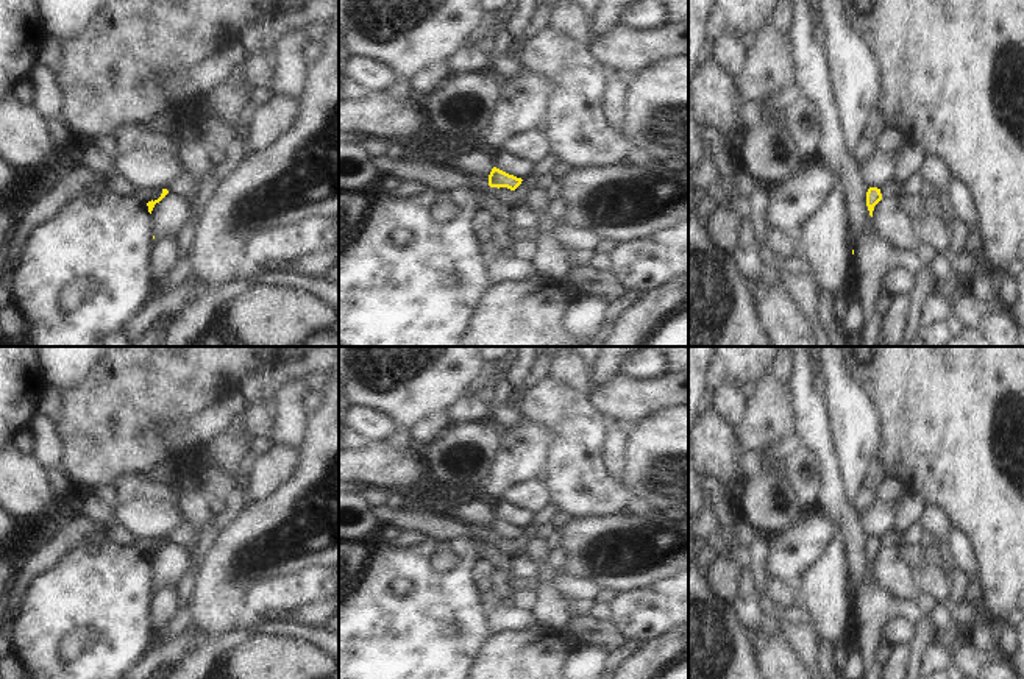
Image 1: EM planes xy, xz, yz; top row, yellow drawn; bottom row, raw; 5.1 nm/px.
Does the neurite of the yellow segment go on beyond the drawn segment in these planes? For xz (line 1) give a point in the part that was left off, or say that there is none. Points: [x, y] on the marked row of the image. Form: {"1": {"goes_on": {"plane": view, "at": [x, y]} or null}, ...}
{"1": {"goes_on": null}}

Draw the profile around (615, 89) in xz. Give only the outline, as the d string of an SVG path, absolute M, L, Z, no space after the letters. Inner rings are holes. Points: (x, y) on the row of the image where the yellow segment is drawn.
M609 72L607 76L607 84L604 89L604 101L603 101L603 112L606 117L606 122L620 134L623 130L623 101L626 98L626 86L628 86L628 78Z

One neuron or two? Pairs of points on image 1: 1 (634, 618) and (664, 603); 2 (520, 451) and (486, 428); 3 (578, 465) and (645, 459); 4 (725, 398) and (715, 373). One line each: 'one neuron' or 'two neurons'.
1: one neuron
2: two neurons
3: two neurons
4: two neurons

